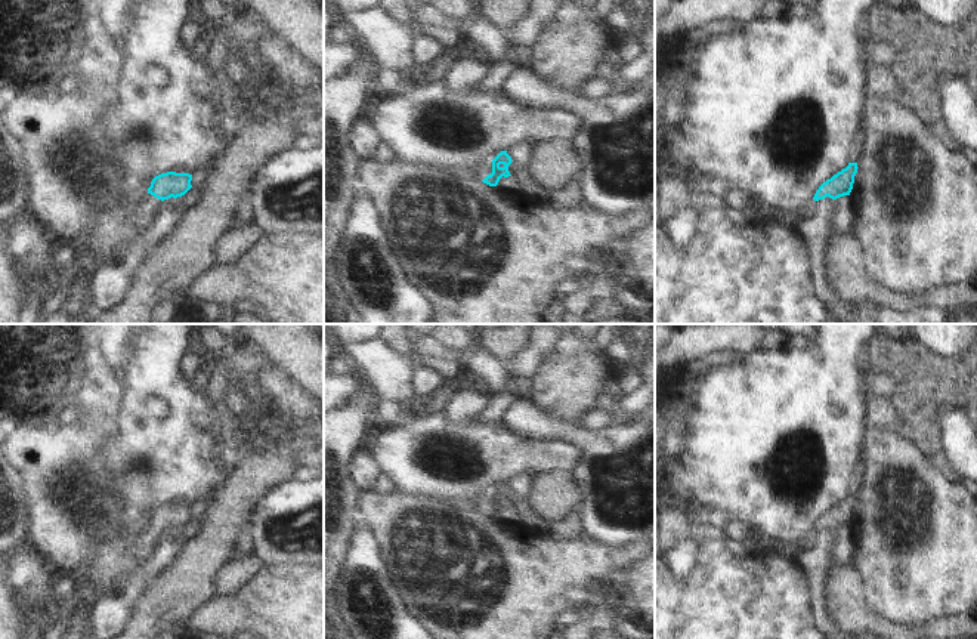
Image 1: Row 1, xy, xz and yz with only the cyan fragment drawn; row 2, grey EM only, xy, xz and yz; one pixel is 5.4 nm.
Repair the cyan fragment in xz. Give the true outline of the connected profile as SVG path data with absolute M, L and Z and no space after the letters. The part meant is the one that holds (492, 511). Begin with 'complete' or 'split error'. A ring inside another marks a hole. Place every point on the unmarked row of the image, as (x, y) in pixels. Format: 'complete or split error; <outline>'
split error; M501 482L491 494L482 494L474 501L474 507L489 518L497 518L500 510L511 507L508 497L511 496L511 488L507 482Z

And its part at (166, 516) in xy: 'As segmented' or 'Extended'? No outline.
Extended.

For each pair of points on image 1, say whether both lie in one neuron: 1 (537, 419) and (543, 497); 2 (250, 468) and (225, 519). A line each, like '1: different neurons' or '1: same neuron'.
1: different neurons
2: same neuron

